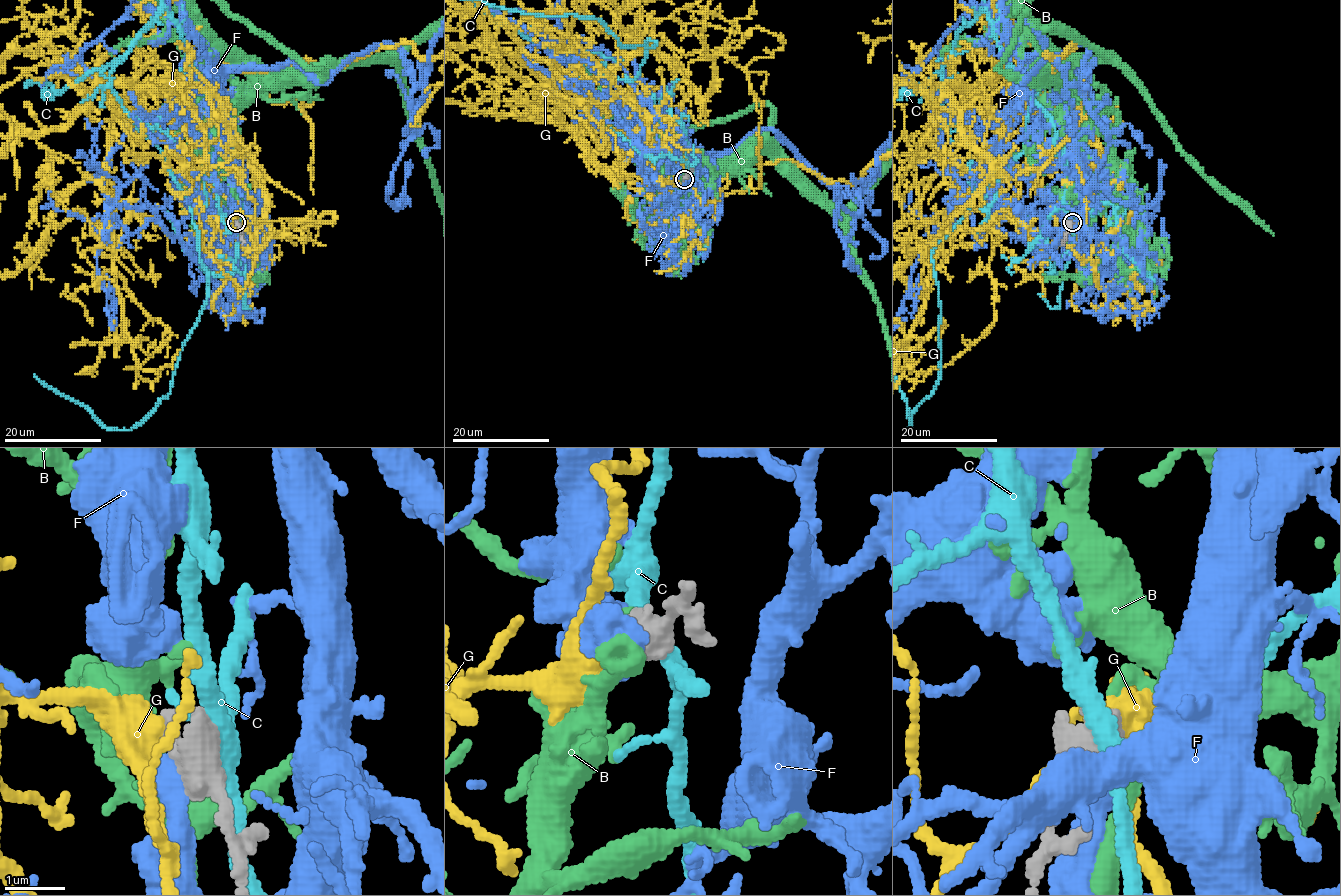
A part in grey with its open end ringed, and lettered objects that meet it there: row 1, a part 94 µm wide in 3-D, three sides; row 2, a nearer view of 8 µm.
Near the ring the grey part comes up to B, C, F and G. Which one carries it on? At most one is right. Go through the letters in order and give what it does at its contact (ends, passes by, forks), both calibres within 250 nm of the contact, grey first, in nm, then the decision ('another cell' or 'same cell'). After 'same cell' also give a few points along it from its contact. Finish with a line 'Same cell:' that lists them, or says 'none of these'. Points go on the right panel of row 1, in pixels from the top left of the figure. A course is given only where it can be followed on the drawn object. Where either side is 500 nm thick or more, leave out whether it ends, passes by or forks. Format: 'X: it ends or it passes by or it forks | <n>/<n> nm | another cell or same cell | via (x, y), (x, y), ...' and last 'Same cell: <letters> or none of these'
B: it passes by | 400/360 nm | another cell
C: 650/280 nm | another cell
F: 650/550 nm | another cell
G: 360/500 nm | another cell
Same cell: none of these

